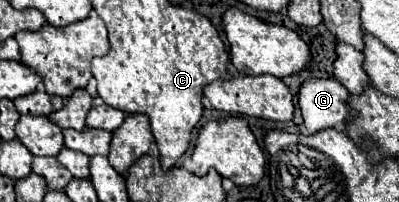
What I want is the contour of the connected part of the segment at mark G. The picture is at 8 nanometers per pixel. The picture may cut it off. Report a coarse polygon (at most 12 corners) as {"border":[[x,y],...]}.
{"border":[[335,77],[303,81],[307,131],[345,123],[349,91]]}

